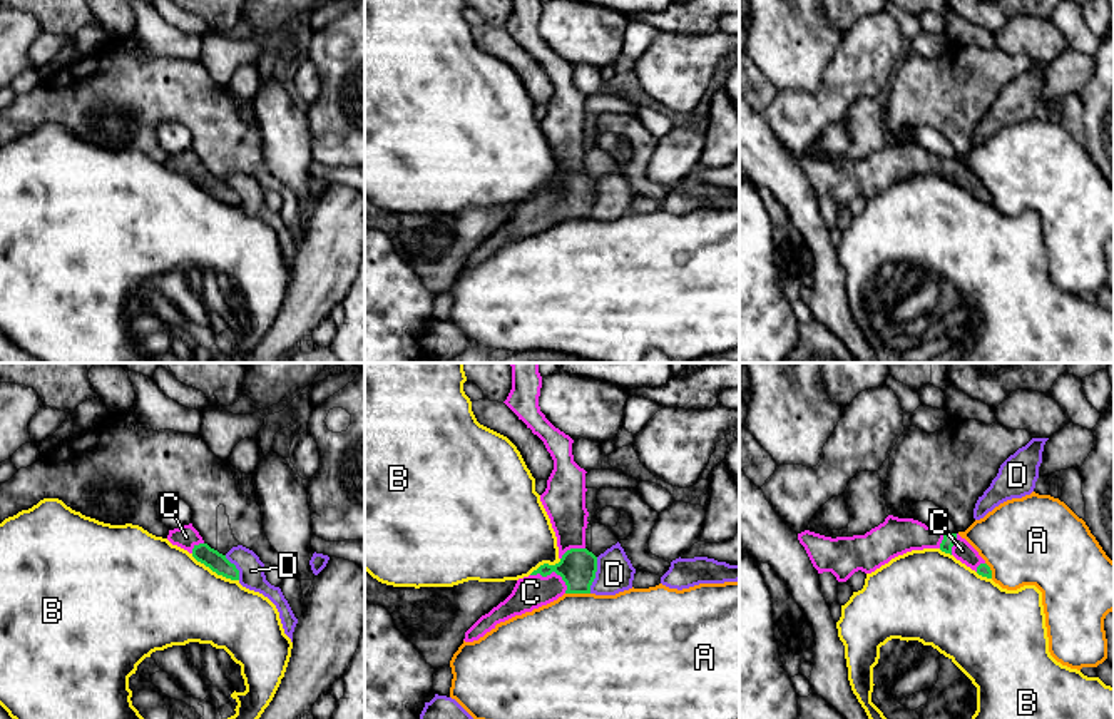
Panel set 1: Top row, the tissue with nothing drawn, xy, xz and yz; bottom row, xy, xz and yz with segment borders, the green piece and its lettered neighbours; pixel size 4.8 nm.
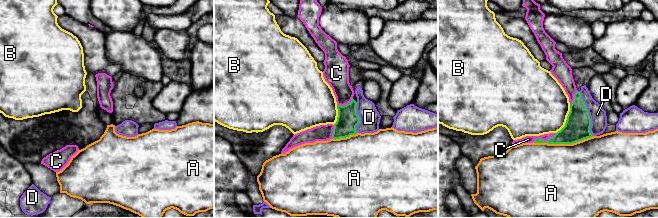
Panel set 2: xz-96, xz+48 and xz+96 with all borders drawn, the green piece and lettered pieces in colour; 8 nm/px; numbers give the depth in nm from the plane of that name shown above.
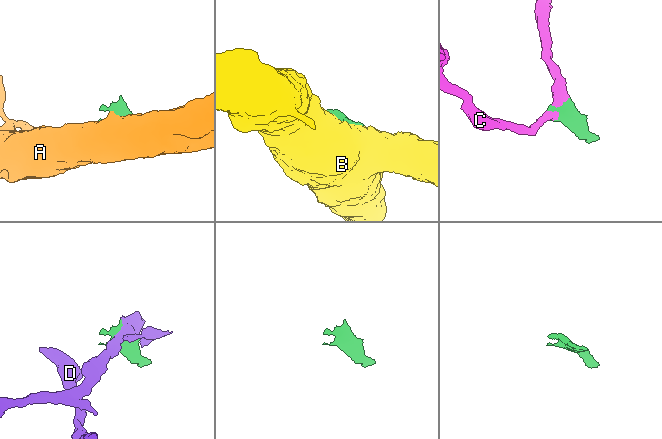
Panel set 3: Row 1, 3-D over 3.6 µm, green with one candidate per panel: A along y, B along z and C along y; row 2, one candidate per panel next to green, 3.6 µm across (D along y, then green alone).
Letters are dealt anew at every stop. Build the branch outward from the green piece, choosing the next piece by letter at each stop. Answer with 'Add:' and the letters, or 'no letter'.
Add: C

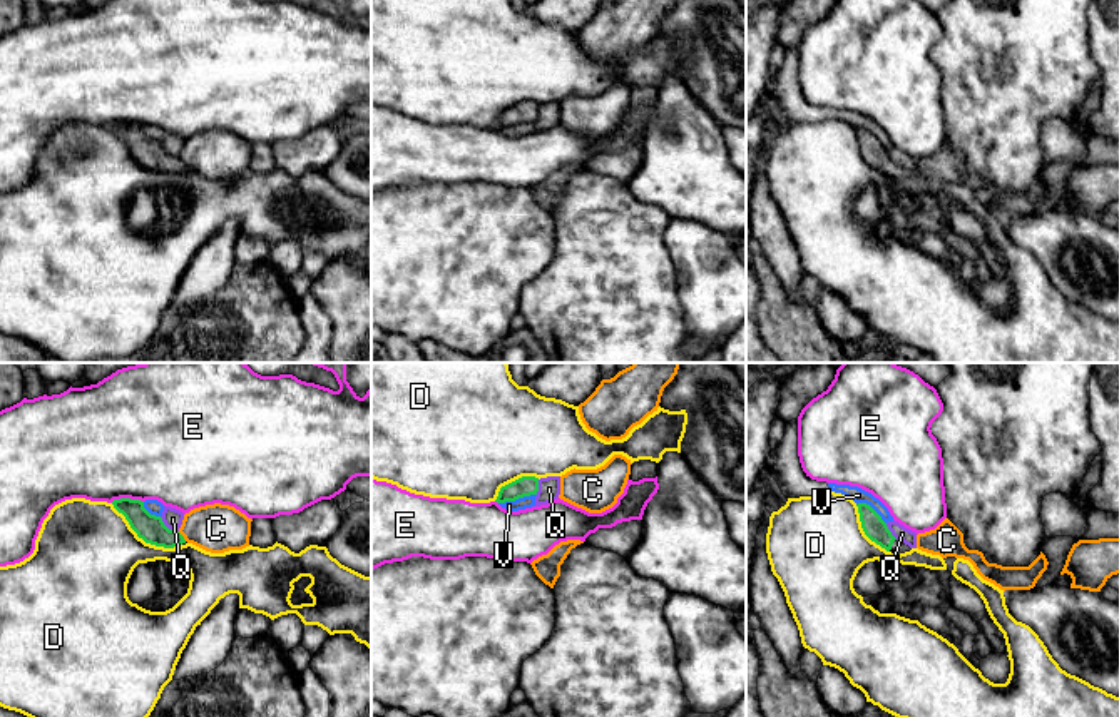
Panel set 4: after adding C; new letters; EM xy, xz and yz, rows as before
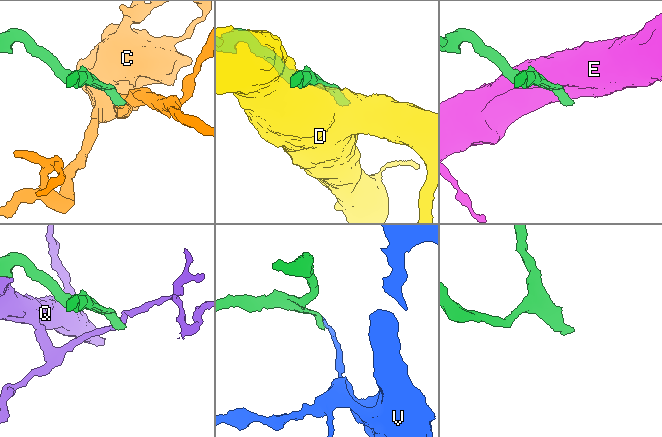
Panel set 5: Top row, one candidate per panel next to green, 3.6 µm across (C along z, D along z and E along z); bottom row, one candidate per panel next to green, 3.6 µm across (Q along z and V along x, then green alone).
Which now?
Add: no letter

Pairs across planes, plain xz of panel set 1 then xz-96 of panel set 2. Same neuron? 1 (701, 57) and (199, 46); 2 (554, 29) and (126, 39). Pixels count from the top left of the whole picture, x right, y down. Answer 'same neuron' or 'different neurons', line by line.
1: different neurons
2: different neurons

